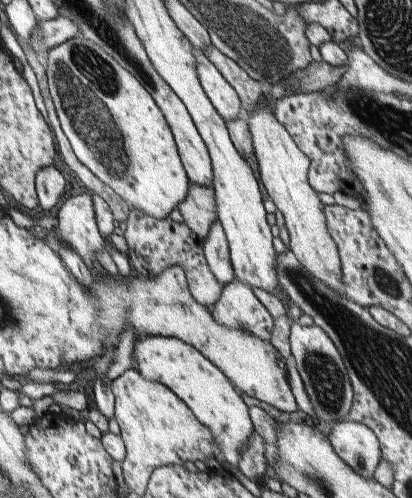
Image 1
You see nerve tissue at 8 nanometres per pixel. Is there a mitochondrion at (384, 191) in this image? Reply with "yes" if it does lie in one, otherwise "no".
no

